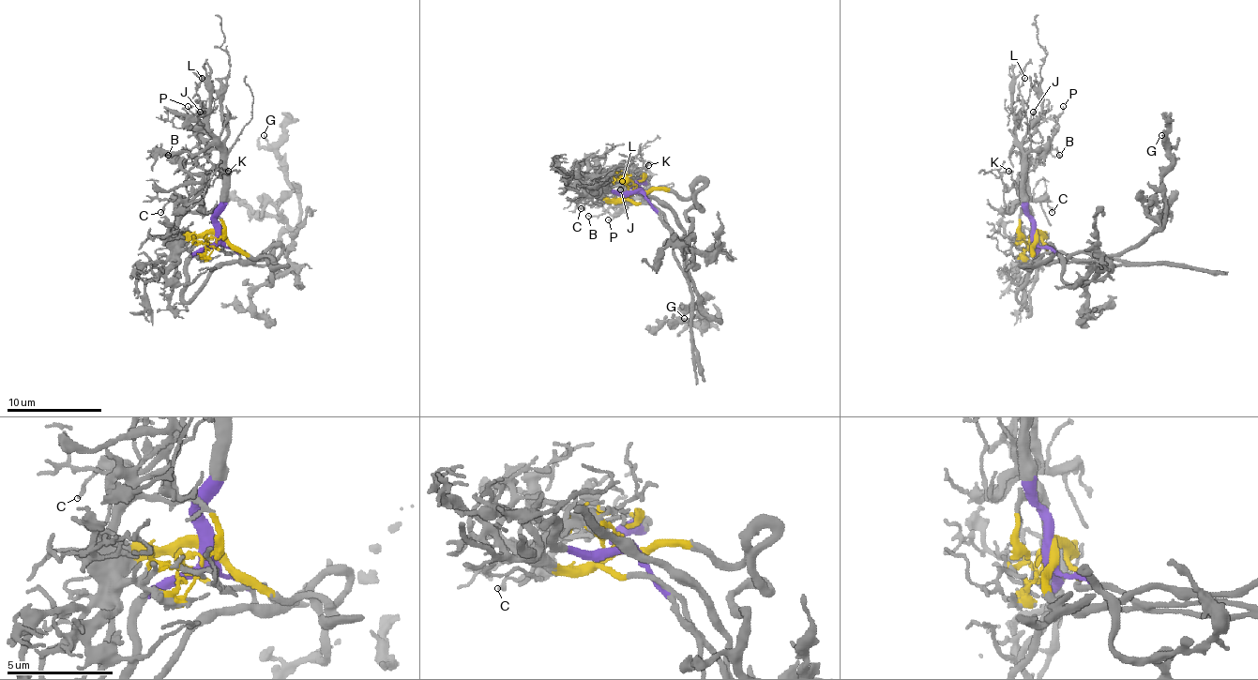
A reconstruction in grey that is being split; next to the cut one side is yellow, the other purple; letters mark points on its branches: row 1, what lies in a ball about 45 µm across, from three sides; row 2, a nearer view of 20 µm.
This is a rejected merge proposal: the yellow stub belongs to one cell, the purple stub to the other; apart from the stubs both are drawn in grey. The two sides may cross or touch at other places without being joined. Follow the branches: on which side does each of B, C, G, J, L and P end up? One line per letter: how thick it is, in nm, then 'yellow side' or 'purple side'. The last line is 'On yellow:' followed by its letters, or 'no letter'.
B: calibre 120 nm; purple side
C: calibre 170 nm; purple side
G: calibre 150 nm; purple side
J: calibre 120 nm; purple side
L: calibre 130 nm; purple side
P: calibre 130 nm; purple side
On yellow: no letter

